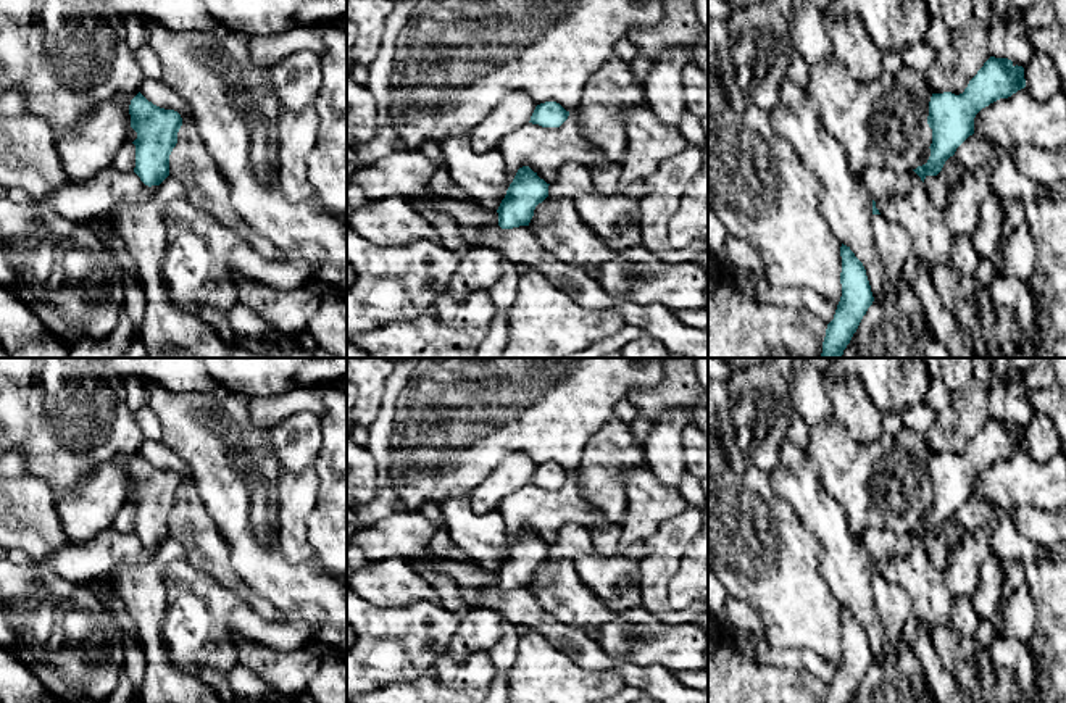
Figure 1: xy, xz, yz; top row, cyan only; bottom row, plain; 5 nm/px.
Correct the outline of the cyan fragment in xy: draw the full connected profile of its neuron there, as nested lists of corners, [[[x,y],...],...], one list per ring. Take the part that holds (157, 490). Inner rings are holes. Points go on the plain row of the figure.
[[[140,453],[129,466],[131,489],[137,493],[135,529],[140,542],[152,548],[169,537],[169,516],[177,505],[182,479],[148,463]]]

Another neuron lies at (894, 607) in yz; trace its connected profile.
[[[882,576],[872,577],[872,595],[889,647],[900,650],[902,632],[913,613],[913,603],[898,584],[889,582]]]

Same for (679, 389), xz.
[[[663,358],[663,382],[656,390],[642,390],[632,398],[637,413],[658,414],[692,410],[706,397],[695,374],[693,358]]]

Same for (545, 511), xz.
[[[573,474],[560,489],[532,484],[521,487],[500,503],[498,513],[506,529],[505,553],[523,527],[529,527],[540,540],[552,545],[568,524],[581,527],[611,524],[605,513],[585,498]]]

